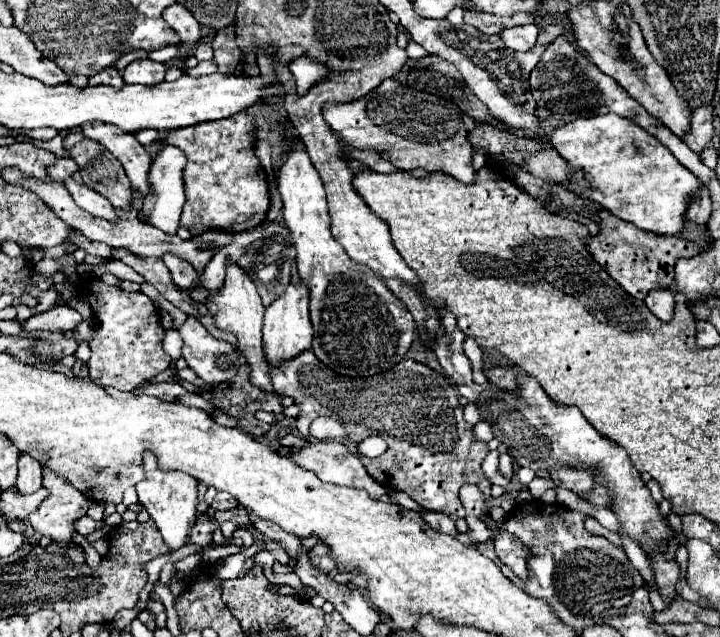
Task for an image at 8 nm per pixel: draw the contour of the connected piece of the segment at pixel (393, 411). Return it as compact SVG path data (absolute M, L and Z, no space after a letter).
M304 350L296 358L280 362L280 366L270 366L270 378L272 378L274 388L280 390L282 396L292 396L296 406L300 408L296 428L304 438L308 438L310 422L318 416L330 416L344 424L344 428L348 432L348 448L352 452L356 452L356 444L362 442L364 438L382 436L388 444L388 450L380 458L368 460L366 470L374 480L384 484L388 490L400 488L412 500L416 500L422 508L450 516L450 514L462 514L462 510L464 510L458 495L461 482L465 482L477 485L488 497L484 498L486 510L490 510L494 506L494 498L490 496L492 483L480 468L482 460L488 454L486 444L476 442L472 438L472 426L464 422L462 406L458 404L458 394L446 376L442 376L414 360L402 360L388 374L380 374L370 380L352 380L352 378L344 378L344 376L328 370L328 366L318 362L318 358L312 354L312 350Z

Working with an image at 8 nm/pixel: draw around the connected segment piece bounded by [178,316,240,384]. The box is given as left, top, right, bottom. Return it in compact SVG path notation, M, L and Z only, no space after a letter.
M188 316L178 332L184 340L182 356L198 378L206 384L220 384L236 376L240 364L234 346L216 340L198 318Z

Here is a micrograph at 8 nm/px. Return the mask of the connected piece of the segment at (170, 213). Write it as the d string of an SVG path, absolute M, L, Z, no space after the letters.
M164 144L162 150L156 152L150 174L148 174L150 184L152 184L152 194L144 198L144 206L140 212L148 224L156 226L168 236L174 236L180 226L180 214L184 206L184 166L186 166L186 156L176 146Z

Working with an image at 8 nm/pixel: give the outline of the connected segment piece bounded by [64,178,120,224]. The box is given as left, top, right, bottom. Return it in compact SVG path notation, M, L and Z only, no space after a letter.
M68 178L64 184L66 184L68 192L72 194L74 202L76 202L82 210L86 210L88 214L92 214L92 216L96 216L96 218L104 218L104 220L108 220L108 222L112 222L112 224L120 222L120 216L116 214L114 206L108 202L108 198L104 198L102 194L94 192L94 190L88 188L88 186L76 184L72 178Z

